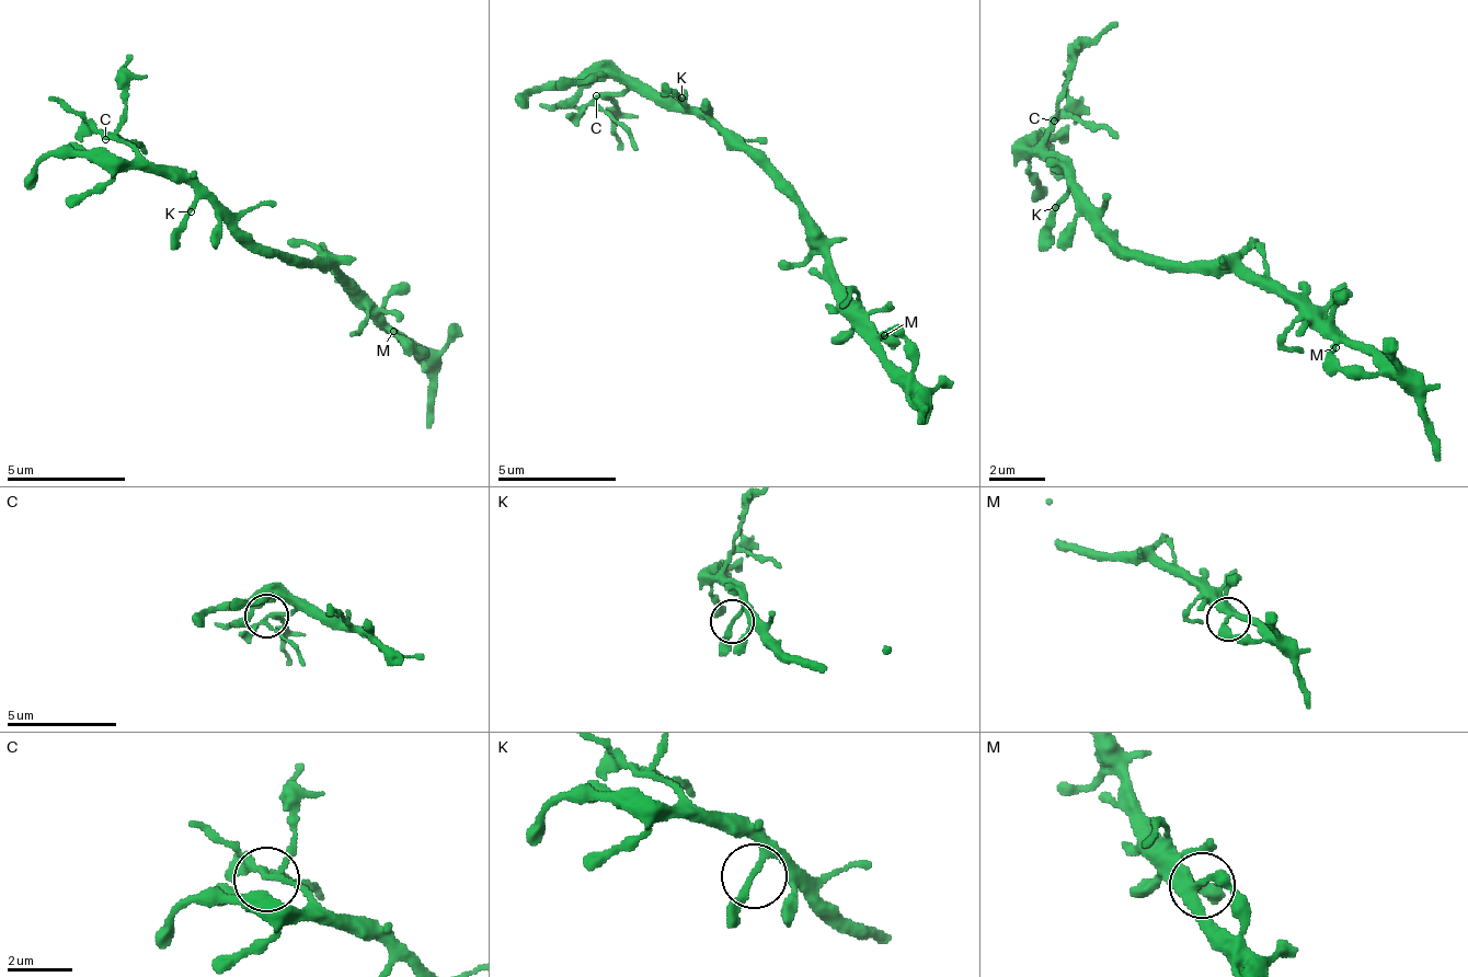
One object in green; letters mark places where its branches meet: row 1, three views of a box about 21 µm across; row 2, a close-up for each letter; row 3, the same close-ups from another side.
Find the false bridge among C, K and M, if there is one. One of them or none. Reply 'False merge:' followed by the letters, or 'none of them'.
False merge: C

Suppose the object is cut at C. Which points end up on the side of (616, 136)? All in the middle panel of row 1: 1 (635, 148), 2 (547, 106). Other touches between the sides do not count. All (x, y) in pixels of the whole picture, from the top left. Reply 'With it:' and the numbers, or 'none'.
With it: none

